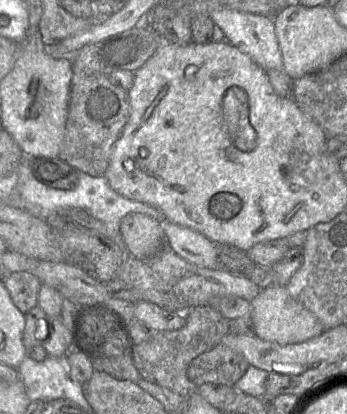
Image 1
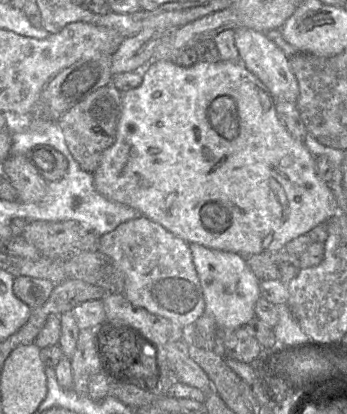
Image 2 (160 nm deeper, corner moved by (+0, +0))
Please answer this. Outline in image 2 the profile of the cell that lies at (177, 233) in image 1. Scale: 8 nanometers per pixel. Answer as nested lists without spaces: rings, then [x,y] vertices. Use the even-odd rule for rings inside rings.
[[[190,243],[189,248],[205,300],[204,315],[215,320],[222,334],[243,327],[255,317],[254,307],[261,297],[260,280],[247,265],[245,257],[234,252],[208,248],[198,243]]]

